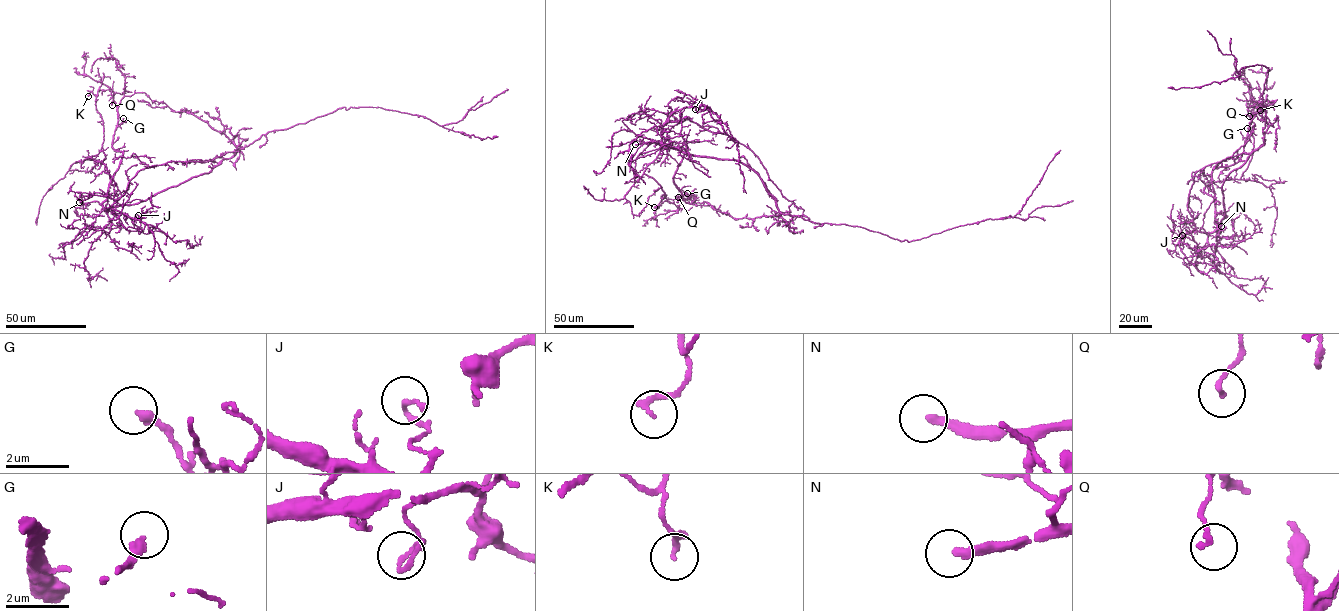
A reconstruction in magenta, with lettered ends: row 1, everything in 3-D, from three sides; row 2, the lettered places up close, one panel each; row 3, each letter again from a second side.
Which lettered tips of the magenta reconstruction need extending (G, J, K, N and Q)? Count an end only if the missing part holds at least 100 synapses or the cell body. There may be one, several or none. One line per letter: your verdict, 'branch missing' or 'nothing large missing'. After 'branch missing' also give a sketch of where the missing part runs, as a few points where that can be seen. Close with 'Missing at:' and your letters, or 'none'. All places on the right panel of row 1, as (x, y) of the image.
G: nothing large missing
J: nothing large missing
K: nothing large missing
N: branch missing; missing branch runs (1221, 226), (1215, 234), (1225, 239), (1222, 239)
Q: nothing large missing
Missing at: N

